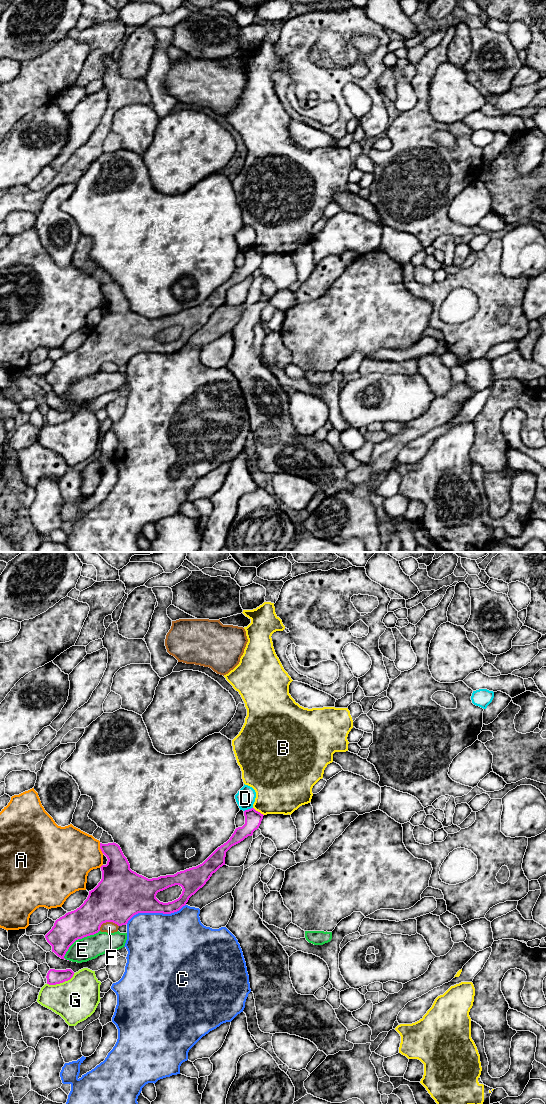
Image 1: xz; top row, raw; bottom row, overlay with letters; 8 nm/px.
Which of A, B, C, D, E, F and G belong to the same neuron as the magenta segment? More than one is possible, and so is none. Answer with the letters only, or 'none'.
none

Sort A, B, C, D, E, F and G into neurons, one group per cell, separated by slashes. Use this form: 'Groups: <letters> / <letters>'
Groups: A / B / C / D / E / F / G

